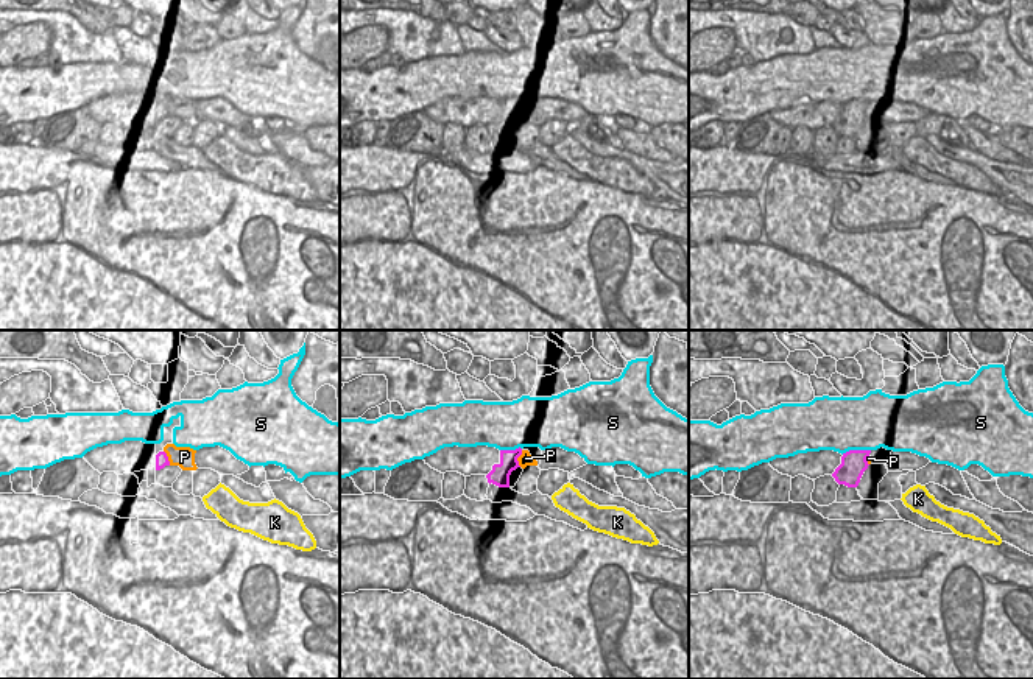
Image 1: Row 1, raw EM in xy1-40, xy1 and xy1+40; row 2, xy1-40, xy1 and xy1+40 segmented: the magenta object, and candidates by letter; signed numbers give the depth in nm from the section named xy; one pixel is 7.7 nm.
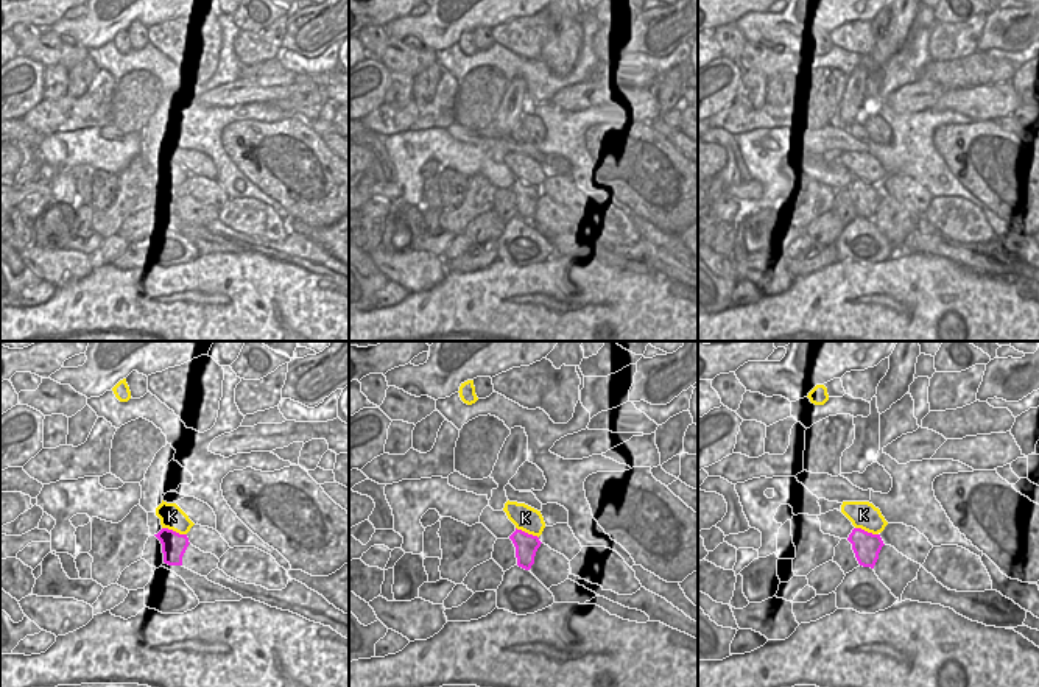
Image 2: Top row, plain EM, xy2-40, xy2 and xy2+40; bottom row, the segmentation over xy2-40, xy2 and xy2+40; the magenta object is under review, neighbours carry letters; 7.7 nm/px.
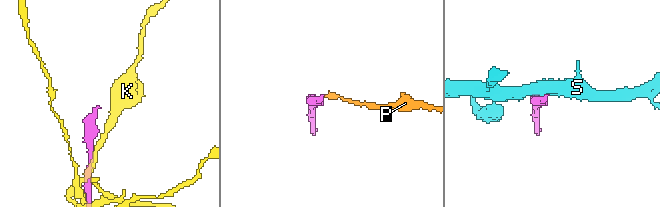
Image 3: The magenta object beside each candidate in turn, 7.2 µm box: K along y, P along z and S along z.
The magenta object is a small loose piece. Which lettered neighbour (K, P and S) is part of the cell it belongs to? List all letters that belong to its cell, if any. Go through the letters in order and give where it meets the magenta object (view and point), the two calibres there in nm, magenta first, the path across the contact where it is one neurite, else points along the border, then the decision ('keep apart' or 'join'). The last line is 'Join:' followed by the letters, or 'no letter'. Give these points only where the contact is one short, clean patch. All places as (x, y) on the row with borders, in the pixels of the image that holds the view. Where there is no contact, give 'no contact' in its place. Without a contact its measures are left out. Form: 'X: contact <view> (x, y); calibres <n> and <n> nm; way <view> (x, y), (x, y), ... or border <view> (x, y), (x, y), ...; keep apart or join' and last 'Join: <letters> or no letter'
K: contact xy2-40 (175, 531); calibres 190 and 190 nm; keep apart
P: contact xy1 (518, 457); calibres 150 and 100 nm; way xy1 (499, 475), (518, 457), (525, 458); join
S: contact xy1+40 (856, 450); calibres 200 and 420 nm; keep apart
Join: P

